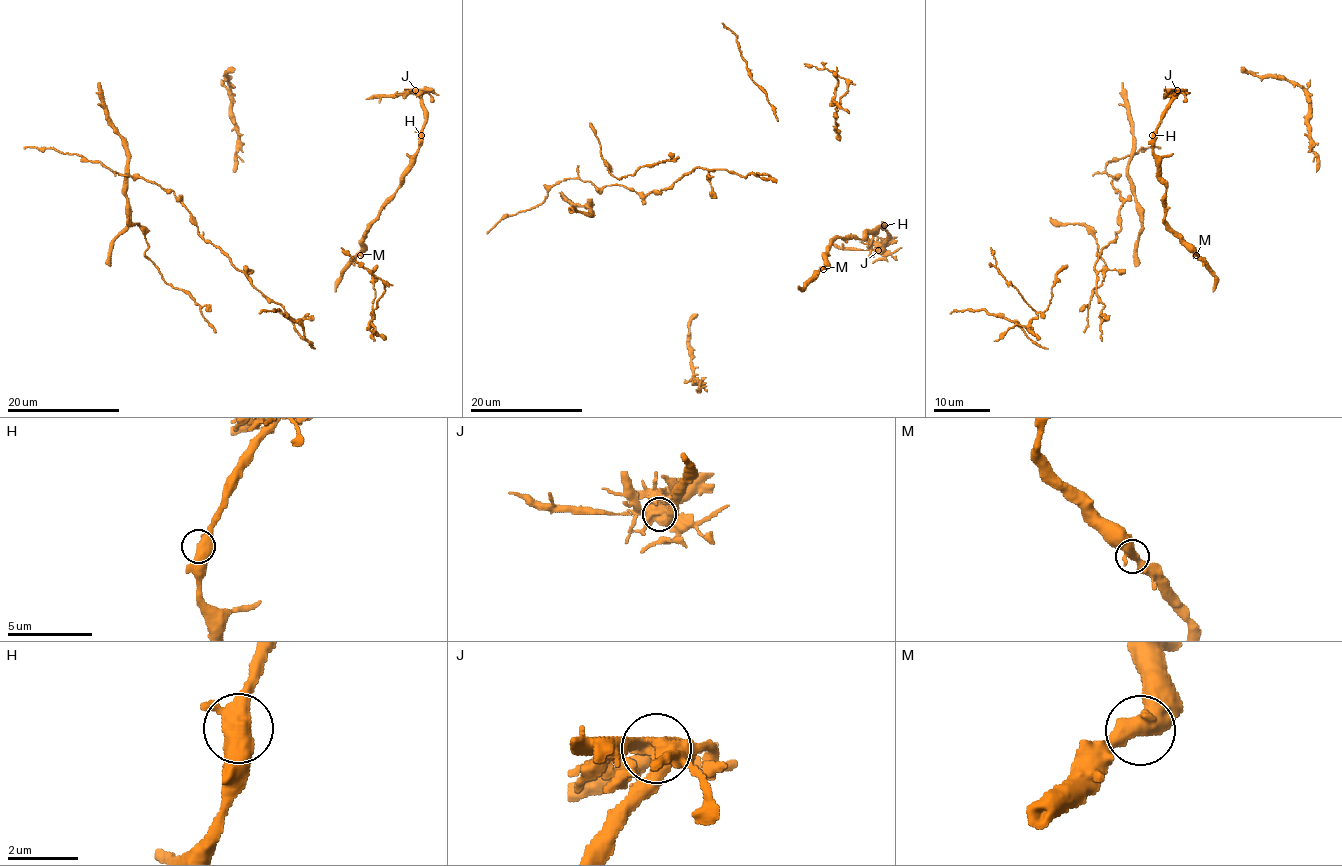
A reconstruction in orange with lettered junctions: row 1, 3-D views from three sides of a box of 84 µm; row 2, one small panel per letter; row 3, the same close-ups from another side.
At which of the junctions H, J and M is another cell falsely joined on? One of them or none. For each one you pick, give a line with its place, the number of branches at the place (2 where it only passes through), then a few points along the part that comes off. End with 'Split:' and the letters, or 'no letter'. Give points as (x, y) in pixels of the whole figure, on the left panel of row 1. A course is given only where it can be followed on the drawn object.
J: at (415, 90); 4 branches meet; foreign part runs (415, 90), (366, 99)
Split: J

